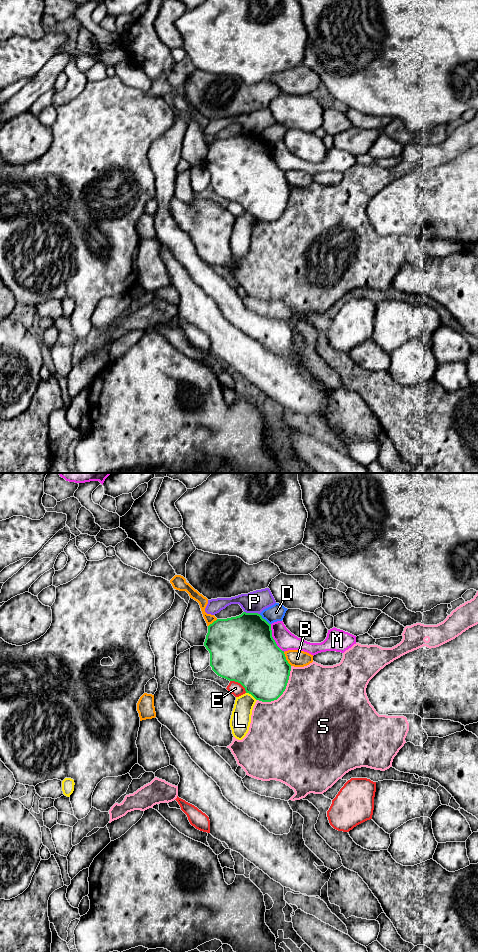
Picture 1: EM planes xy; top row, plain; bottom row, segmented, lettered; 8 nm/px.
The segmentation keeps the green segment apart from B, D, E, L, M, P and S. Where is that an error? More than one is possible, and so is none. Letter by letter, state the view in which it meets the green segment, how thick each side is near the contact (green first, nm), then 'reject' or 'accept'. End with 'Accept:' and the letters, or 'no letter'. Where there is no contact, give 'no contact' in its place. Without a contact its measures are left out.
B: xy | 440/140 nm | reject
D: xy | 460/140 nm | reject
E: xy | 500/110 nm | reject
L: xy | 420/160 nm | reject
M: xy | 500/160 nm | reject
P: xy | 460/180 nm | reject
S: xy | 420/500 nm | reject
Accept: no letter

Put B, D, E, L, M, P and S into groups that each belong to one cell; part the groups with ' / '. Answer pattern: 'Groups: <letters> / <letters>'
Groups: B / D / E / L / M / P / S

